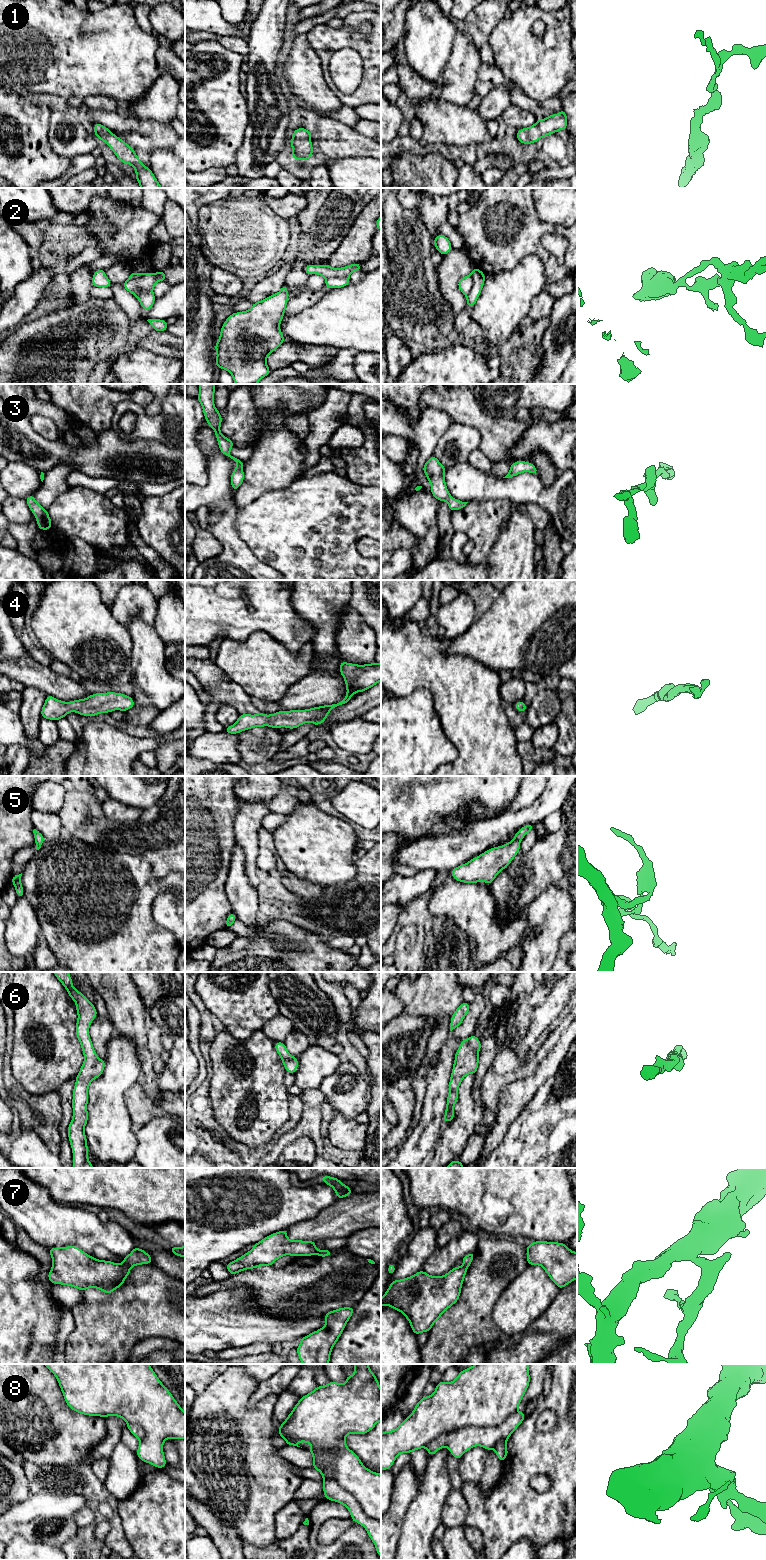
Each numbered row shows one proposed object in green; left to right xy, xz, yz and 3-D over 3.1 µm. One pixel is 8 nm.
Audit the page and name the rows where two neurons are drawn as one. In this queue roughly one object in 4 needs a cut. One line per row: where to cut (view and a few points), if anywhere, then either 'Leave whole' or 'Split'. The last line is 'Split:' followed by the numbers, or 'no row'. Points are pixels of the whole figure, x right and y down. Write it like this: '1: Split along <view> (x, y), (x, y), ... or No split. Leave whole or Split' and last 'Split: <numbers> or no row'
1: No split. Leave whole
2: Split along xz (348, 276), (330, 276), (326, 279). Split
3: No split. Leave whole
4: No split. Leave whole
5: No split. Leave whole
6: No split. Leave whole
7: Split along xy (123, 1264), (130, 1268). Split
8: No split. Leave whole
Split: 2, 7

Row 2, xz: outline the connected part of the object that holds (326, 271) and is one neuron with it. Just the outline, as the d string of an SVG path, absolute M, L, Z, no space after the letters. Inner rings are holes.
M354 263L342 268L333 268L328 264L324 265L307 265L305 267L305 272L308 275L318 274L328 279L330 277L349 277L353 271L357 271L361 269L360 263Z

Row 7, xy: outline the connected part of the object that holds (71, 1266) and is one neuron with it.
M76 1246L48 1248L52 1269L48 1279L53 1284L68 1285L82 1291L98 1288L111 1294L121 1287L130 1267L112 1261L98 1260Z

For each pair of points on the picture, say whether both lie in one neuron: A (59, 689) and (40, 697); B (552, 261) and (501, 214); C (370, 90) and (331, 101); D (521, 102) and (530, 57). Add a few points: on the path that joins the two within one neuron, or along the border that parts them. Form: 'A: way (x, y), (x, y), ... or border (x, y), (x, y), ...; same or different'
A: border (26, 686), (32, 686), (47, 694); different
B: way (539, 250), (514, 227); same
C: border (325, 80), (326, 84), (343, 105); different
D: border (506, 80), (514, 83), (531, 98), (545, 101); different

